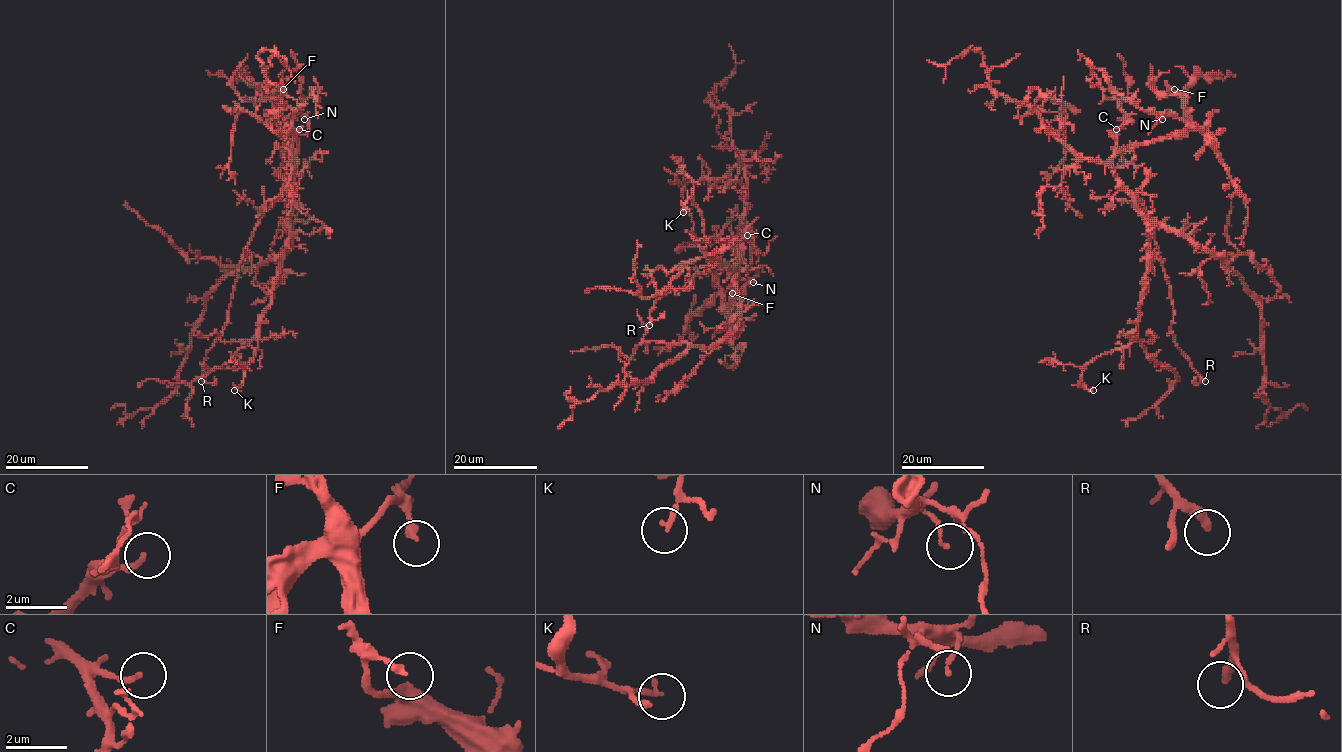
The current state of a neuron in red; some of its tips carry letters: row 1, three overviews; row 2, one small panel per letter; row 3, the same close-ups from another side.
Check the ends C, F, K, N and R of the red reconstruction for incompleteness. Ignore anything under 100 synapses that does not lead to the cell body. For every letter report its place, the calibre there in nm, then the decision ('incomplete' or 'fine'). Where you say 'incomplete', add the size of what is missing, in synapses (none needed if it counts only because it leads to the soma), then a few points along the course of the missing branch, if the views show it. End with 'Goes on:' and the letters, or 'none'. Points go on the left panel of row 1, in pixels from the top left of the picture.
C: (299, 129) | 200 nm | fine
F: (283, 89) | 240 nm | fine
K: (234, 390) | 190 nm | fine
N: (304, 119) | 110 nm | fine
R: (201, 381) | 300 nm | incomplete | (201, 381), (188, 396), (182, 421), (186, 412), (173, 401), (172, 374), (152, 365)
Goes on: R

